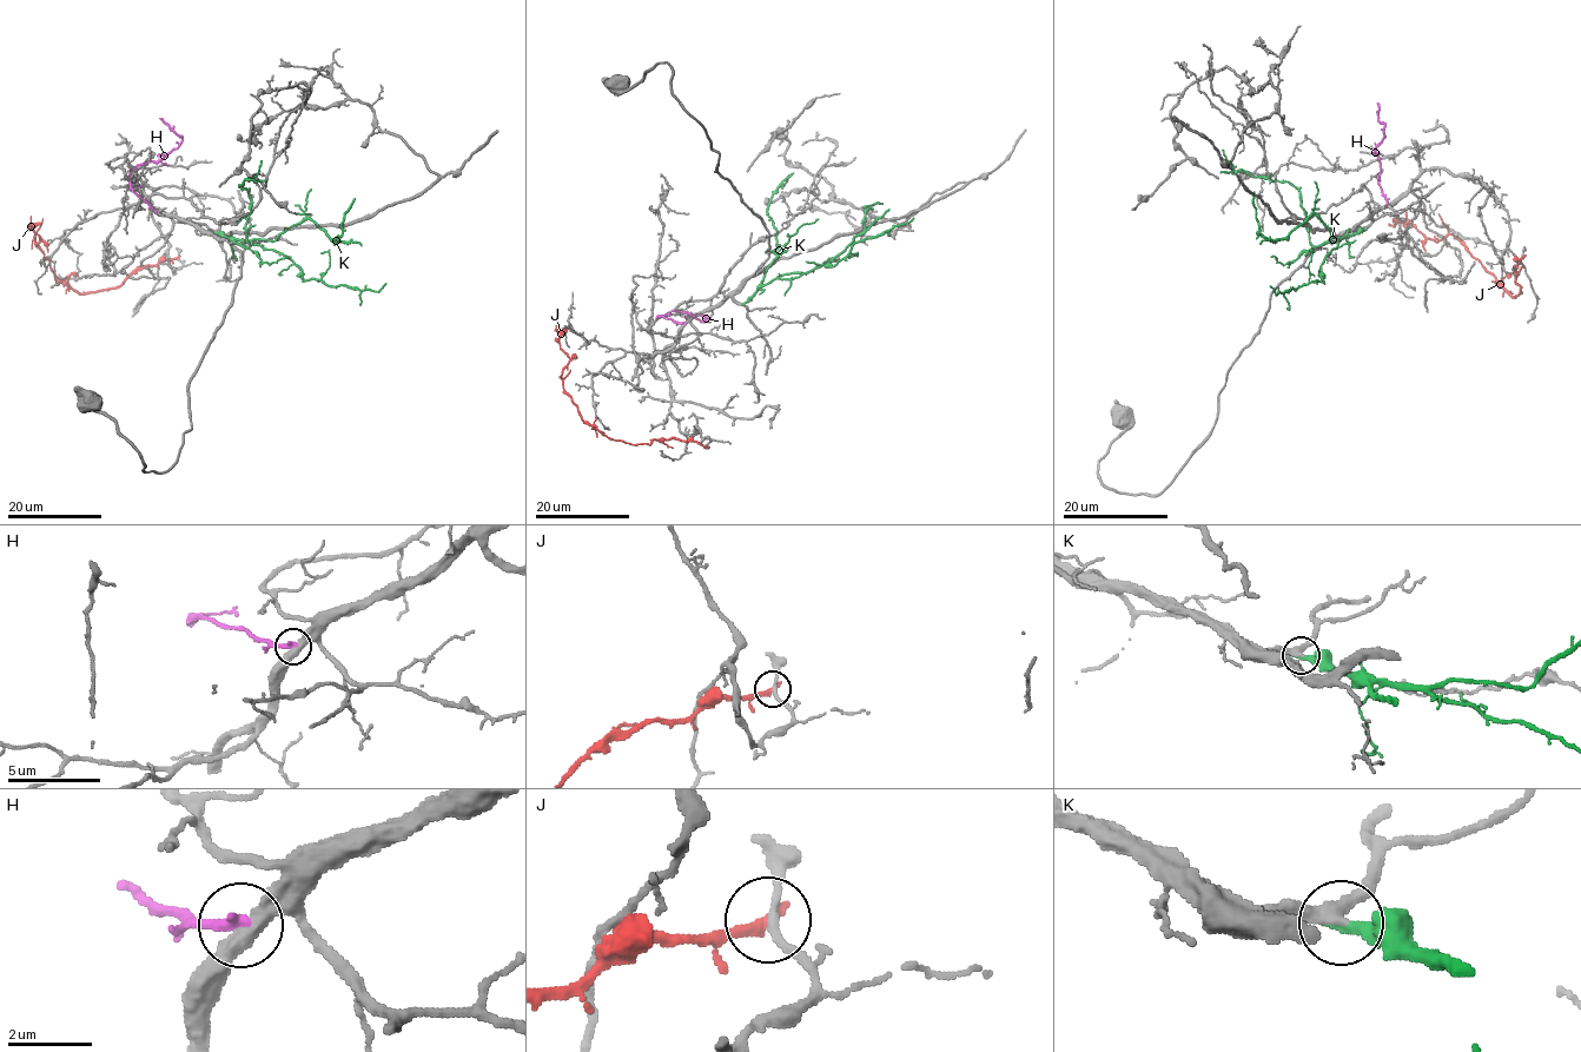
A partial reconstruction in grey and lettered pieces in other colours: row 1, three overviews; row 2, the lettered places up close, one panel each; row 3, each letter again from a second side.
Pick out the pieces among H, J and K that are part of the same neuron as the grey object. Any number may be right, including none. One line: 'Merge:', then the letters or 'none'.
Merge: K

